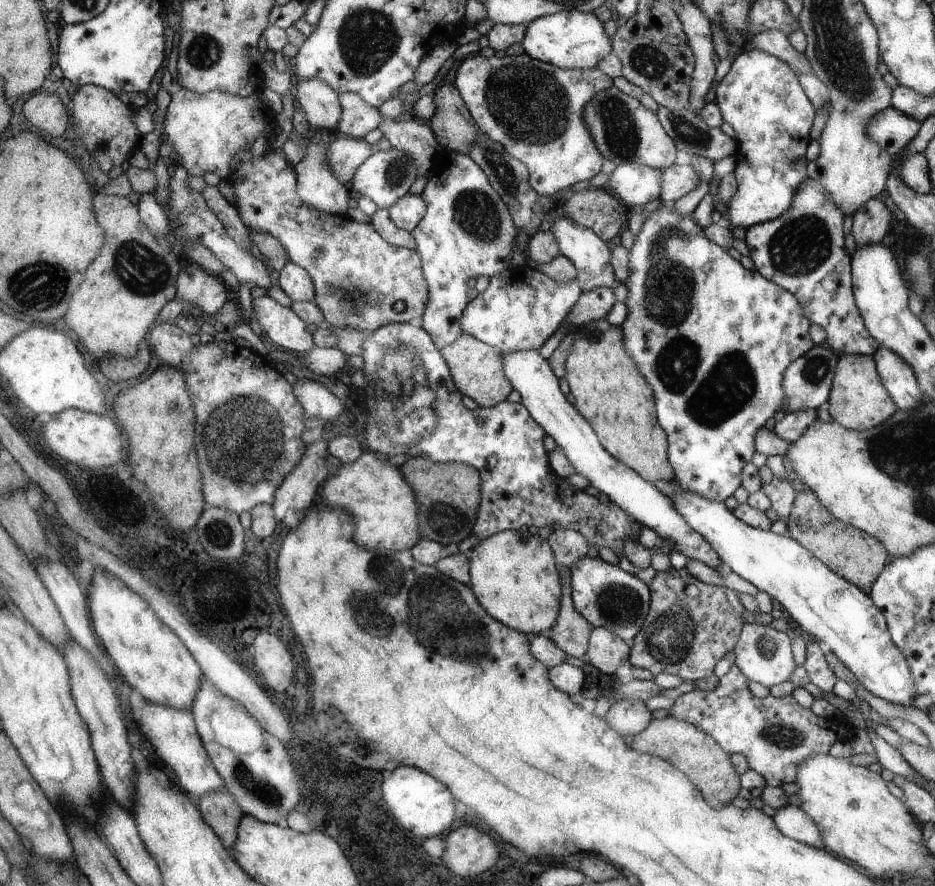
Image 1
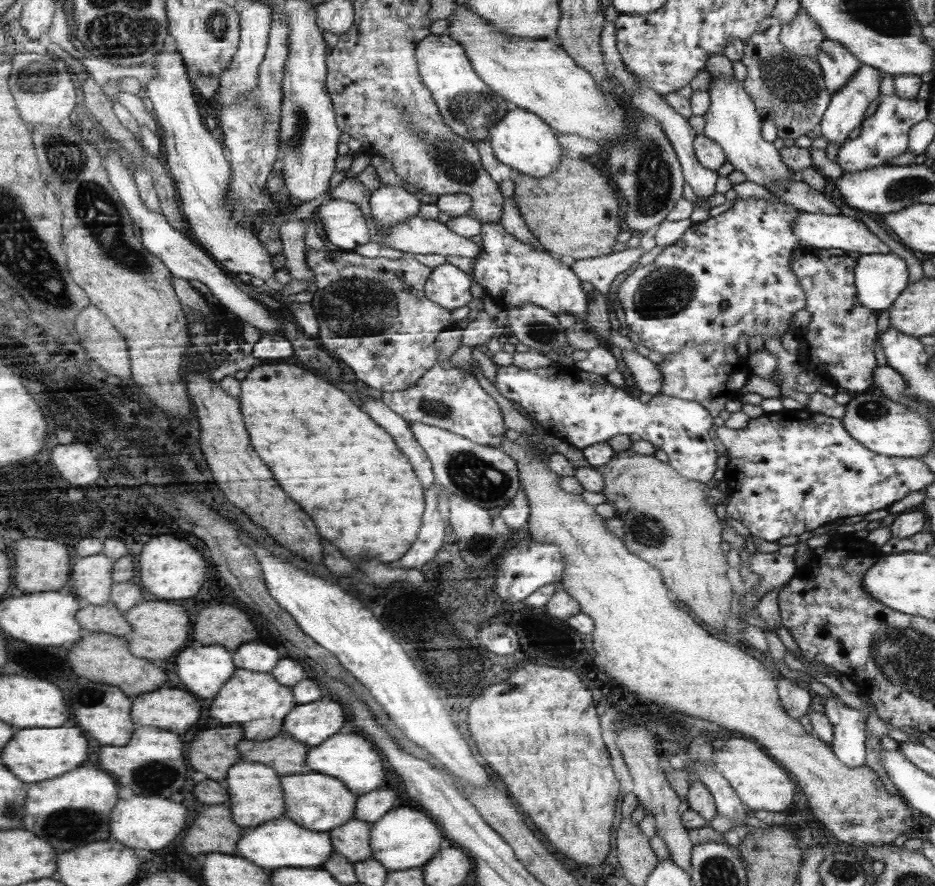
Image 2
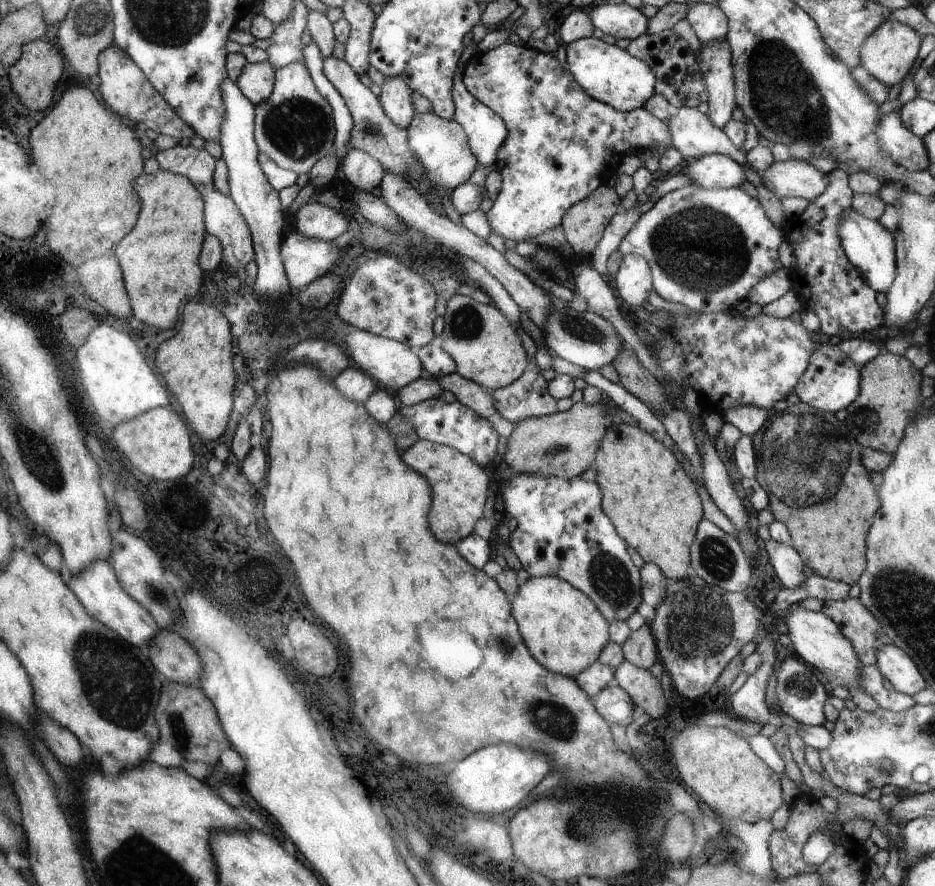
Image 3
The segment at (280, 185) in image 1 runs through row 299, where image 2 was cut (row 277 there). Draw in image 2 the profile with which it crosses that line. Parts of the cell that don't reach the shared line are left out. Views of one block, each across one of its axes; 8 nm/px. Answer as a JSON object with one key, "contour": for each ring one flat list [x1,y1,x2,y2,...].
{"contour":[[331,248,320,251,308,249,306,260,307,265,313,270,315,276,316,292,309,304,314,308,314,312,316,312,319,324,318,340,322,340,322,344,328,348,328,351,333,353,342,365,348,366,348,369,353,372,358,380,362,380,364,384,368,384,372,388,382,390,383,393,404,391,408,387,415,386,416,382,419,382,420,378,423,378,424,374,427,374,428,370,431,370,435,366,438,360,438,352,435,344,436,337,442,330,448,329,448,326,452,324,452,314,450,314,447,308,435,304,435,301,427,296,427,280,430,278,430,274,434,269,425,265,420,257,410,255,407,258,401,257,396,260,386,259,384,257,369,258,356,253,355,250,345,251]]}

